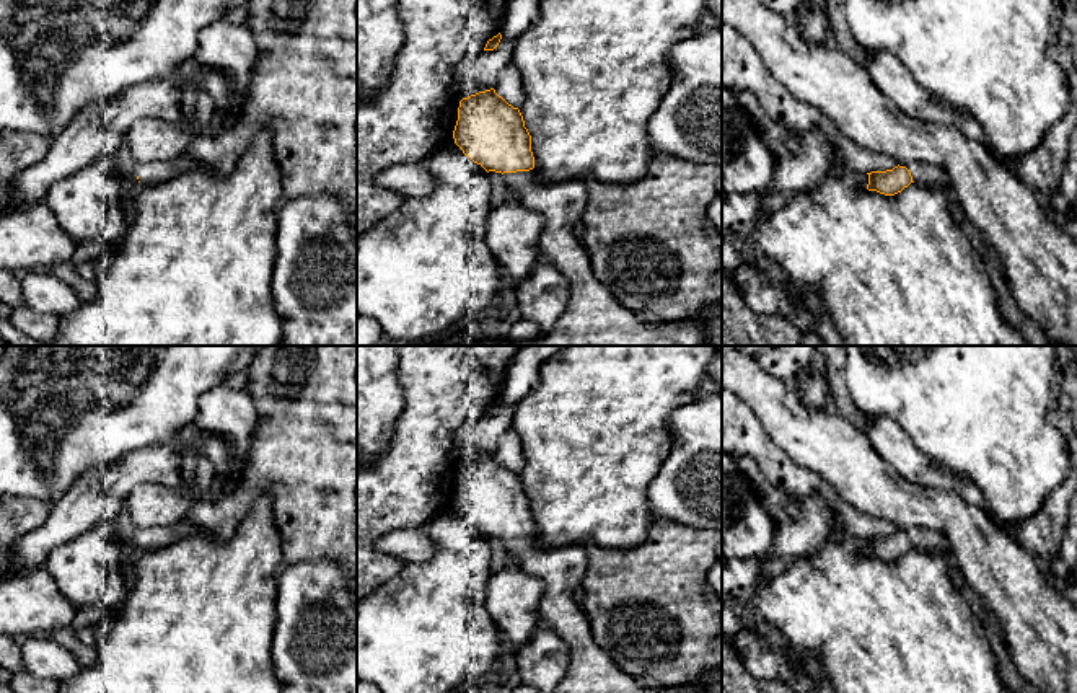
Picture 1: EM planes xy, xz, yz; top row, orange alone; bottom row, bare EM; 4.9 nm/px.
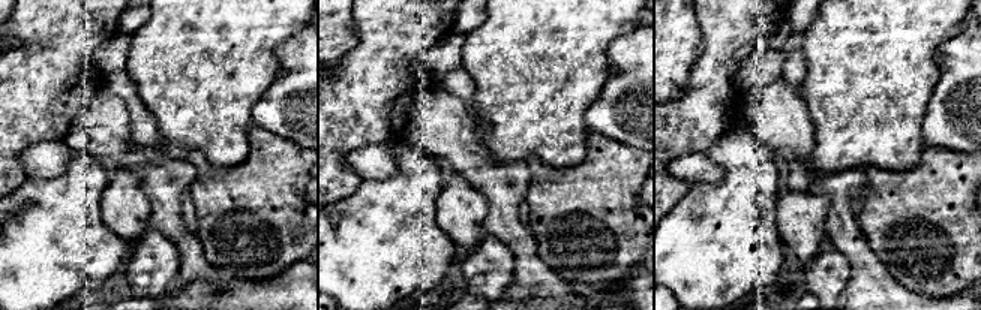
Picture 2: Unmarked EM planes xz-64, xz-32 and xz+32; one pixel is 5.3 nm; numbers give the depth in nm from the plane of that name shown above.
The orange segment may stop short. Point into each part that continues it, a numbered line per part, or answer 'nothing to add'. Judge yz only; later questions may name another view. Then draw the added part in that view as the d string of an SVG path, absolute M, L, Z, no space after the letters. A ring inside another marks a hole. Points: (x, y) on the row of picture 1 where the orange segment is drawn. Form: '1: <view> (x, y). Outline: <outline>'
1: yz (923, 173). Outline: M909 163L906 168L911 171L912 181L917 184L948 184L947 173L939 166L927 163Z

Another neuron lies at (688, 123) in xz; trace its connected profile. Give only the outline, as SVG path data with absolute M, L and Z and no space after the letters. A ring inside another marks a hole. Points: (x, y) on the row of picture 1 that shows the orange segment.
M722 26L666 54L671 83L648 121L652 152L722 166Z

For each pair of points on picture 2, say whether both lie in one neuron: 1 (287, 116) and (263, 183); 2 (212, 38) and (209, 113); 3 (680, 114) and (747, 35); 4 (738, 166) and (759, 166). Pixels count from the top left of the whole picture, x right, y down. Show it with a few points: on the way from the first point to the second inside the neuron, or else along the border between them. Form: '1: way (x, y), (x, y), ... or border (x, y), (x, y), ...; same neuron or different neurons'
1: border (252, 125), (302, 147); different neurons
2: way (212, 56), (212, 95); same neuron
3: way (699, 95), (711, 83), (716, 66), (728, 54); same neuron
4: way (743, 166), (755, 166); same neuron

